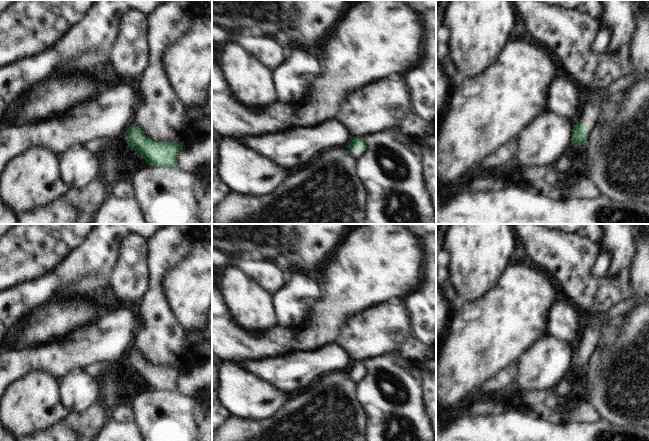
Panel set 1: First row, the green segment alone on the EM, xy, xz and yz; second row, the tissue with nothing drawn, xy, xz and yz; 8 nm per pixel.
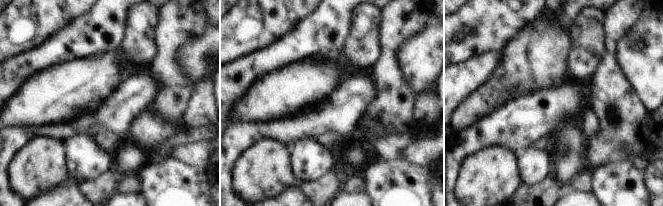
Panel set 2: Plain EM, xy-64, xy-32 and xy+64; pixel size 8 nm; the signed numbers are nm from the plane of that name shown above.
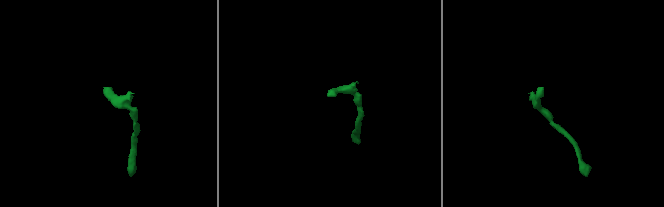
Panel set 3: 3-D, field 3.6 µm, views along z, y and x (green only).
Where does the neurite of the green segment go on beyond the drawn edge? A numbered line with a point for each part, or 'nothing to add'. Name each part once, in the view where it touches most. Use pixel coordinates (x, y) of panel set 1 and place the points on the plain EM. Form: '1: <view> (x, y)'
1: yz (591, 336)

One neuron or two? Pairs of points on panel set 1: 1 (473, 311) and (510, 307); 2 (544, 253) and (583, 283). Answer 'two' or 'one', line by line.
1: one
2: one

